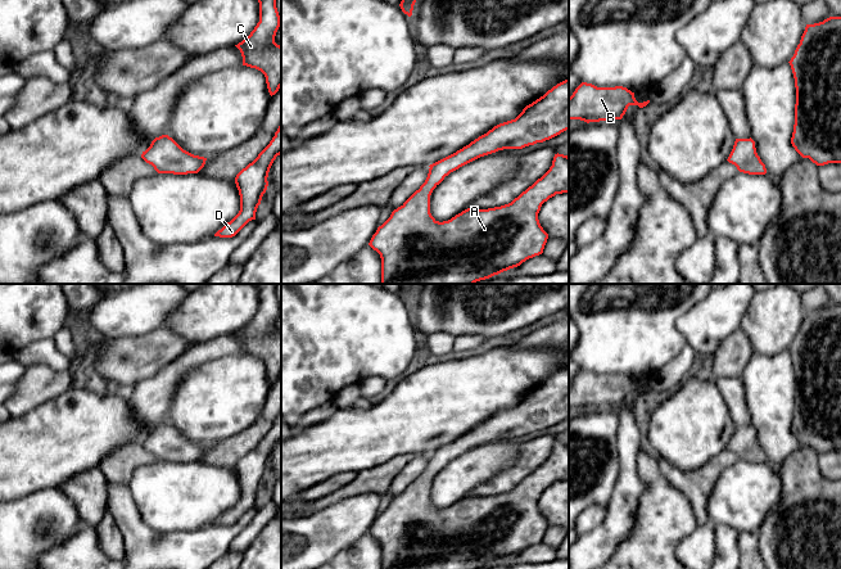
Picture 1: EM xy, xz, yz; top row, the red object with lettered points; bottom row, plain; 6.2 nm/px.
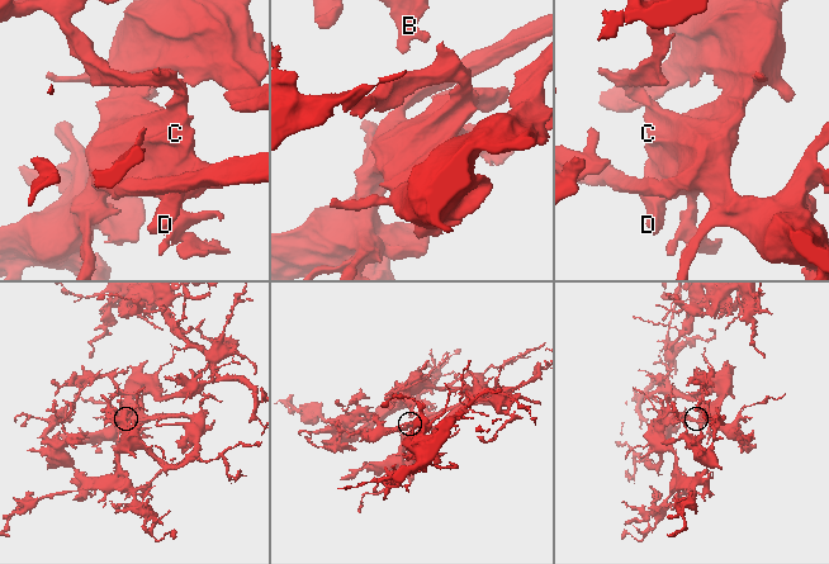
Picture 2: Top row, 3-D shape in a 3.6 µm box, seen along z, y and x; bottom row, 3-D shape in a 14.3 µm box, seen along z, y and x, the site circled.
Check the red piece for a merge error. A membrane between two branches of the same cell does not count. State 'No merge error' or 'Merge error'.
No merge error

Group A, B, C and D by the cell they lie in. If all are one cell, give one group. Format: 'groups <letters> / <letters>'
groups A B C D

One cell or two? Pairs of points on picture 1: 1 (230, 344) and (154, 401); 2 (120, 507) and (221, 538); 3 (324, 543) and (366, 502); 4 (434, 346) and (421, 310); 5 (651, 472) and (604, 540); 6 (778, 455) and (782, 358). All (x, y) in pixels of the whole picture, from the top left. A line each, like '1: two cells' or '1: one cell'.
1: one cell
2: one cell
3: one cell
4: two cells
5: two cells
6: one cell

